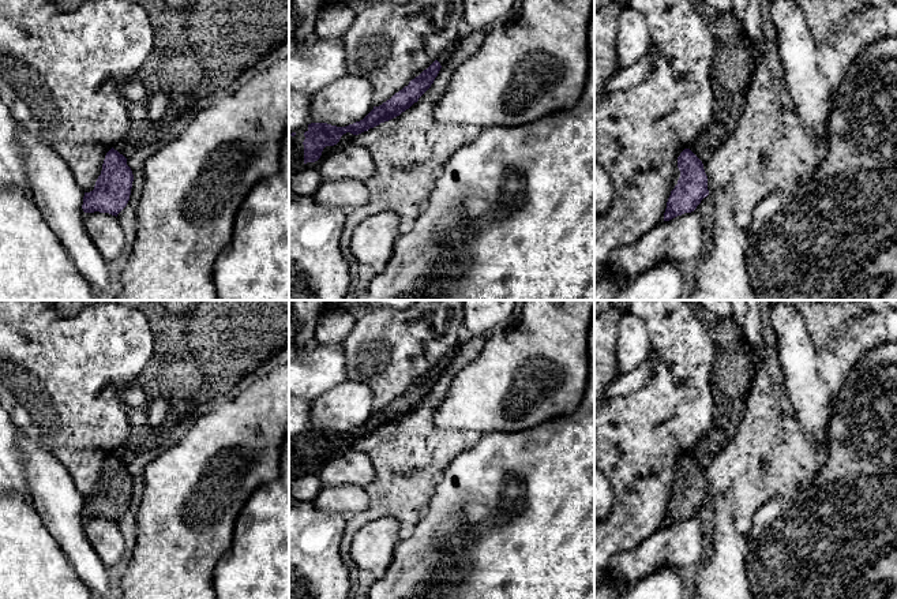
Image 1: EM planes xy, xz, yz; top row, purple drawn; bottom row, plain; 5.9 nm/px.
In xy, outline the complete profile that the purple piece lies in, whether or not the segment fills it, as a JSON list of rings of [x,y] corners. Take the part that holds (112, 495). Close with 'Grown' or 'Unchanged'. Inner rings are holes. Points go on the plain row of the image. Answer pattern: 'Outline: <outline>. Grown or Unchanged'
Outline: [[[112,453],[105,461],[94,495],[85,498],[83,517],[109,518],[117,523],[130,506],[132,487],[134,480],[127,464]]]. Unchanged

